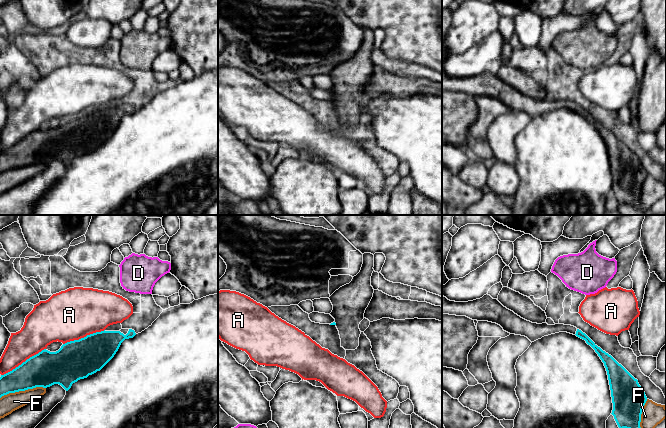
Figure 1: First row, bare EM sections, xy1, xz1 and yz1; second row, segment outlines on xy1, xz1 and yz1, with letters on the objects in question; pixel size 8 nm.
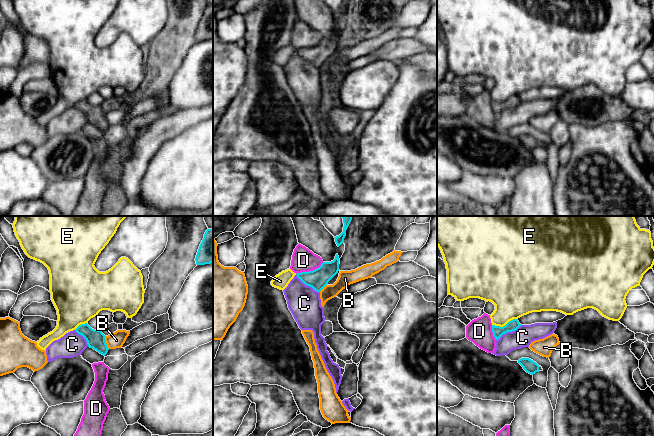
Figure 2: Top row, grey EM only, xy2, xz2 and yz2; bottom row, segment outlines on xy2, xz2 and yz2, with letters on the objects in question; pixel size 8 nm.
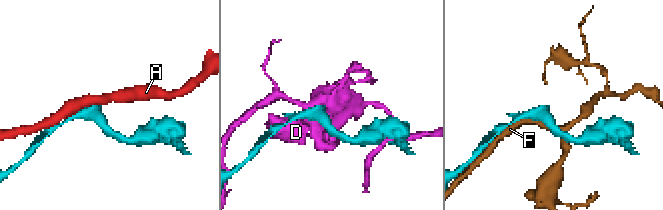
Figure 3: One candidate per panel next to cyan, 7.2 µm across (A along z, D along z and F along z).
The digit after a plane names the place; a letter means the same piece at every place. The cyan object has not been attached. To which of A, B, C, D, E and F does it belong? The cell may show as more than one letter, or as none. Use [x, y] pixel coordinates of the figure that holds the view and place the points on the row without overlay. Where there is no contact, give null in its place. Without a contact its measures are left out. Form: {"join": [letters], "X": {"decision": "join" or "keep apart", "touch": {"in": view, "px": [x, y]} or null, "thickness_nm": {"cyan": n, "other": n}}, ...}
{"join": [], "A": {"decision": "keep apart", "touch": {"in": "xy1", "px": [23, 138]}, "thickness_nm": {"cyan": 280, "other": 260}}, "B": {"decision": "keep apart", "touch": {"in": "xy2", "px": [105, 118]}, "thickness_nm": {"cyan": 150, "other": 130}}, "C": {"decision": "keep apart", "touch": {"in": "yz2", "px": [508, 107]}, "thickness_nm": {"cyan": 90, "other": 160}}, "D": {"decision": "keep apart", "touch": {"in": "xz2", "px": [309, 47]}, "thickness_nm": {"cyan": 160, "other": 190}}, "E": {"decision": "keep apart", "touch": {"in": "yz2", "px": [505, 101]}, "thickness_nm": {"cyan": 90, "other": 340}}, "F": {"decision": "keep apart", "touch": {"in": "xy1", "px": [22, 166]}, "thickness_nm": {"cyan": 280, "other": 140}}}

